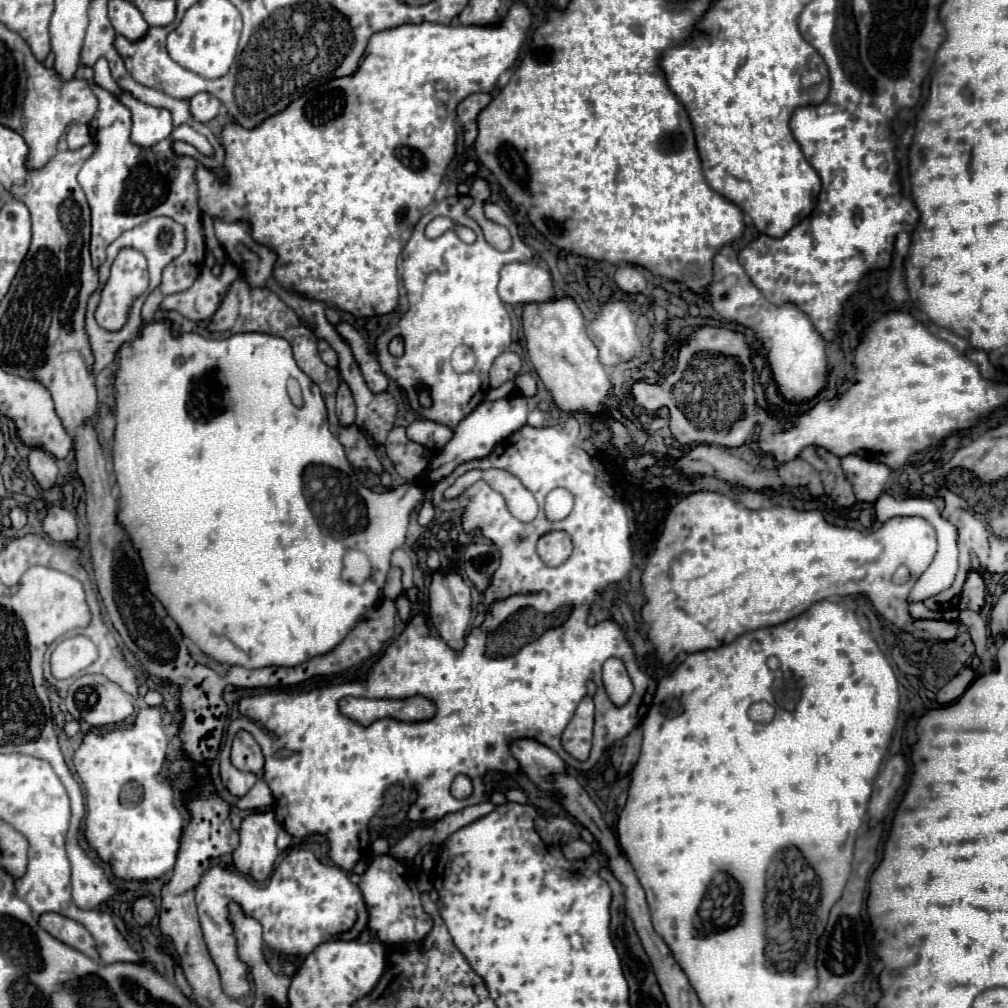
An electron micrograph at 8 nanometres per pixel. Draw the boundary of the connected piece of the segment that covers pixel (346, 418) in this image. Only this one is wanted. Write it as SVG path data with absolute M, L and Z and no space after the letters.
M341 381L337 389L337 415L341 425L351 425L355 421L355 401L345 381Z

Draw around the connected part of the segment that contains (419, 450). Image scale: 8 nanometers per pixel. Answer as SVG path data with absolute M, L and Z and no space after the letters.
M395 427L385 441L387 457L393 461L397 473L407 479L419 479L427 469L433 453L419 443L413 443L405 437L403 427Z

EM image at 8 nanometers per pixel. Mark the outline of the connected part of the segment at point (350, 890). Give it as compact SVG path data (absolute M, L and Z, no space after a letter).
M291 849L273 871L271 881L263 885L251 883L239 873L211 867L197 885L197 911L207 949L221 975L223 991L233 999L247 995L249 983L247 965L237 957L233 927L227 919L229 901L239 901L245 915L263 923L263 939L269 941L271 949L297 957L309 955L325 941L357 939L367 927L367 909L359 887L349 881L343 869L319 863L311 851Z

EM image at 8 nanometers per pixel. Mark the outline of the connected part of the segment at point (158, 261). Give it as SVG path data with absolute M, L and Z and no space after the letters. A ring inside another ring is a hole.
M153 217L153 219L149 219L147 223L131 229L131 231L125 231L113 245L107 247L107 261L97 269L97 273L99 273L99 285L103 285L103 283L107 281L109 267L111 267L117 251L119 251L121 247L125 247L125 245L139 245L139 251L147 257L147 263L149 263L149 289L147 289L147 293L149 293L149 291L153 291L153 289L161 283L161 271L163 271L163 267L183 251L183 247L185 247L183 227L181 227L179 223L175 223L173 219L169 219L169 217ZM165 229L169 229L169 235L171 235L171 237L169 237L169 243L165 243L165 241L159 237L159 233L163 233Z

